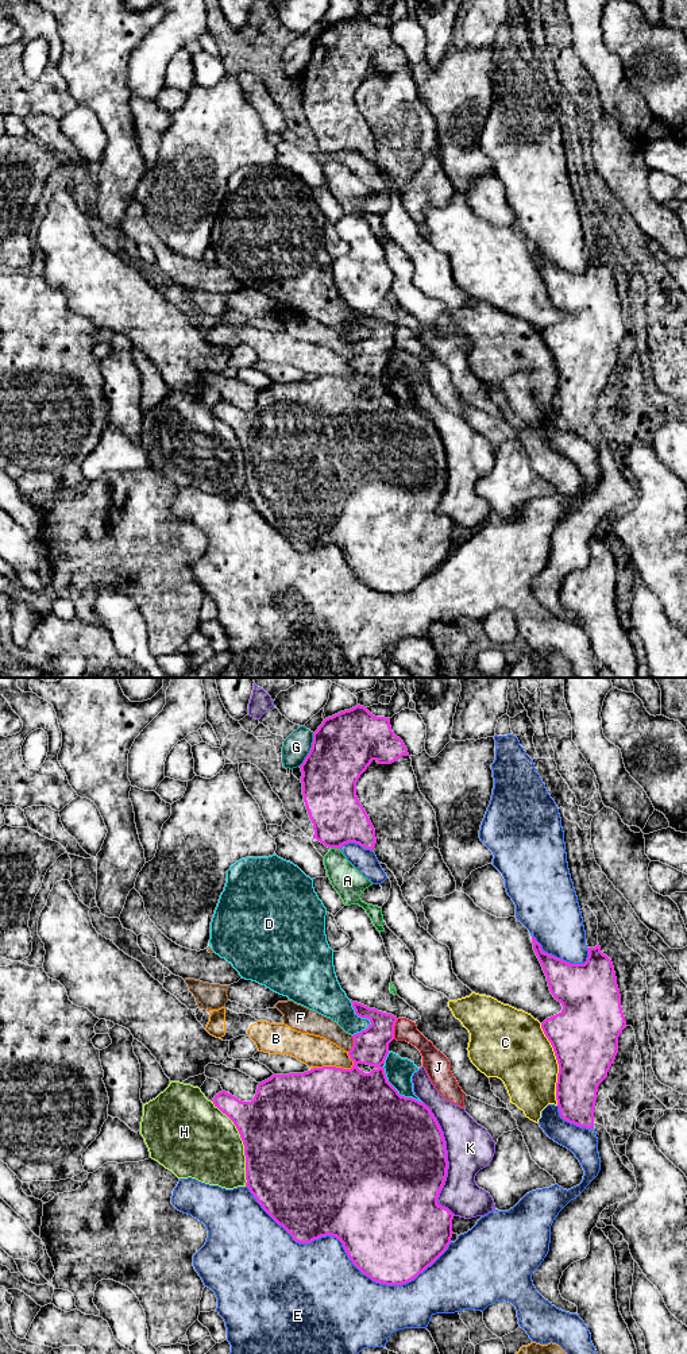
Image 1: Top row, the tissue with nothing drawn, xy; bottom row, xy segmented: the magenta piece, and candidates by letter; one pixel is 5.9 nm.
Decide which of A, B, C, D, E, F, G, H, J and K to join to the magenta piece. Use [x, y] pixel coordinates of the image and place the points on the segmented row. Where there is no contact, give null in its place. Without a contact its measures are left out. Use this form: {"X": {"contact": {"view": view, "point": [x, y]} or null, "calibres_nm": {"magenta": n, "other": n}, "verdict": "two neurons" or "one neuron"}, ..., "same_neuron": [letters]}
{"A": {"contact": {"view": "xy", "point": [335, 847]}, "calibres_nm": {"magenta": 320, "other": 180}, "verdict": "two neurons"}, "B": {"contact": {"view": "xy", "point": [334, 1067]}, "calibres_nm": {"magenta": 500, "other": 190}, "verdict": "two neurons"}, "C": {"contact": {"view": "xy", "point": [558, 1063]}, "calibres_nm": {"magenta": 400, "other": 380}, "verdict": "two neurons"}, "D": {"contact": {"view": "xy", "point": [366, 1017]}, "calibres_nm": {"magenta": 200, "other": 200}, "verdict": "two neurons"}, "E": {"contact": {"view": "xy", "point": [346, 1252]}, "calibres_nm": {"magenta": 500, "other": 480}, "verdict": "two neurons"}, "F": {"contact": {"view": "xy", "point": [354, 1044]}, "calibres_nm": {"magenta": 220, "other": 130}, "verdict": "two neurons"}, "G": {"contact": {"view": "xy", "point": [311, 749]}, "calibres_nm": {"magenta": 380, "other": 160}, "verdict": "two neurons"}, "H": {"contact": {"view": "xy", "point": [243, 1144]}, "calibres_nm": {"magenta": 500, "other": 440}, "verdict": "two neurons"}, "J": {"contact": {"view": "xy", "point": [393, 1029]}, "calibres_nm": {"magenta": 200, "other": 130}, "verdict": "two neurons"}, "K": {"contact": {"view": "xy", "point": [447, 1161]}, "calibres_nm": {"magenta": 500, "other": 280}, "verdict": "two neurons"}, "same_neuron": []}

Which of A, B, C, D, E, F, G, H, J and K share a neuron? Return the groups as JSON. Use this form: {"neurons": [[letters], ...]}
{"neurons": [["A", "J"], ["B"], ["C"], ["D"], ["E"], ["F"], ["G"], ["H"], ["K"]]}

